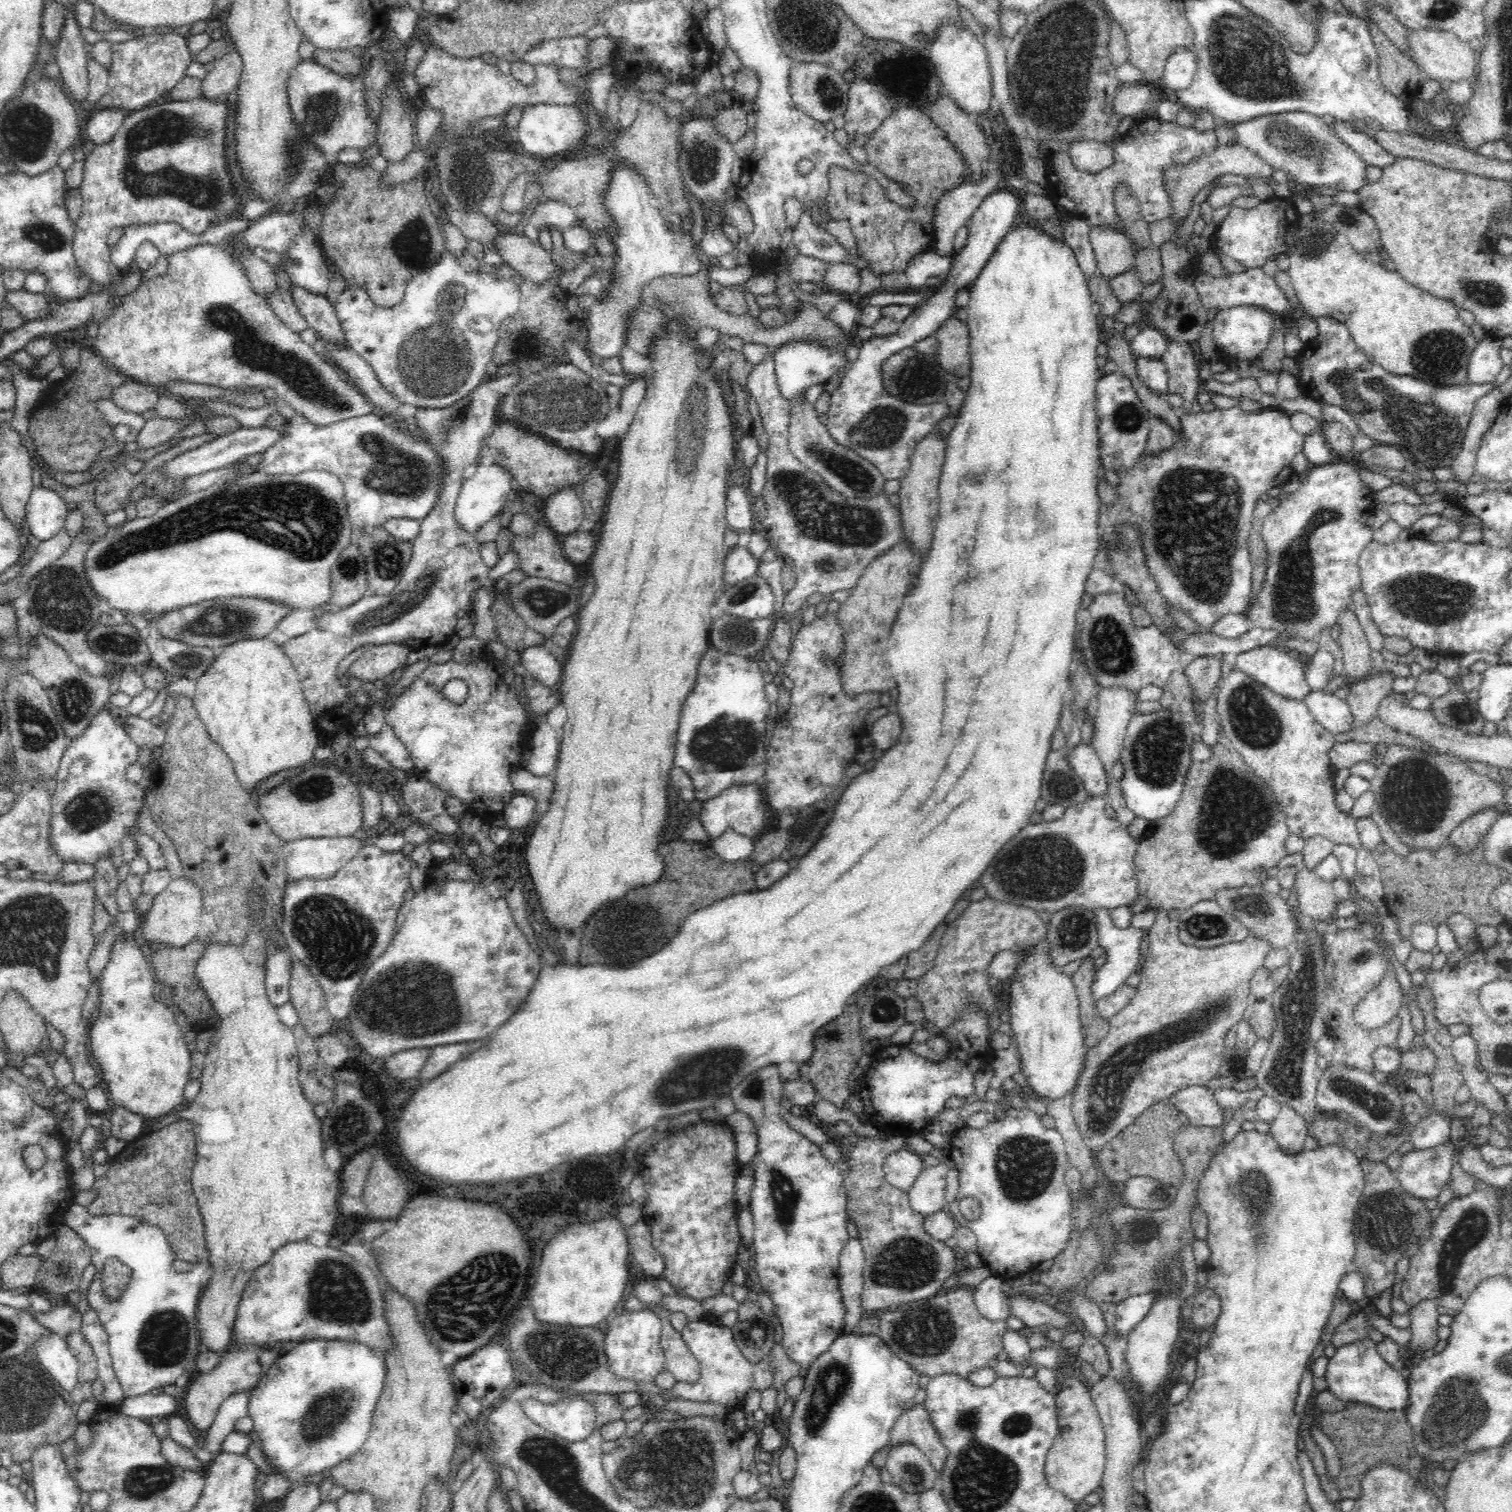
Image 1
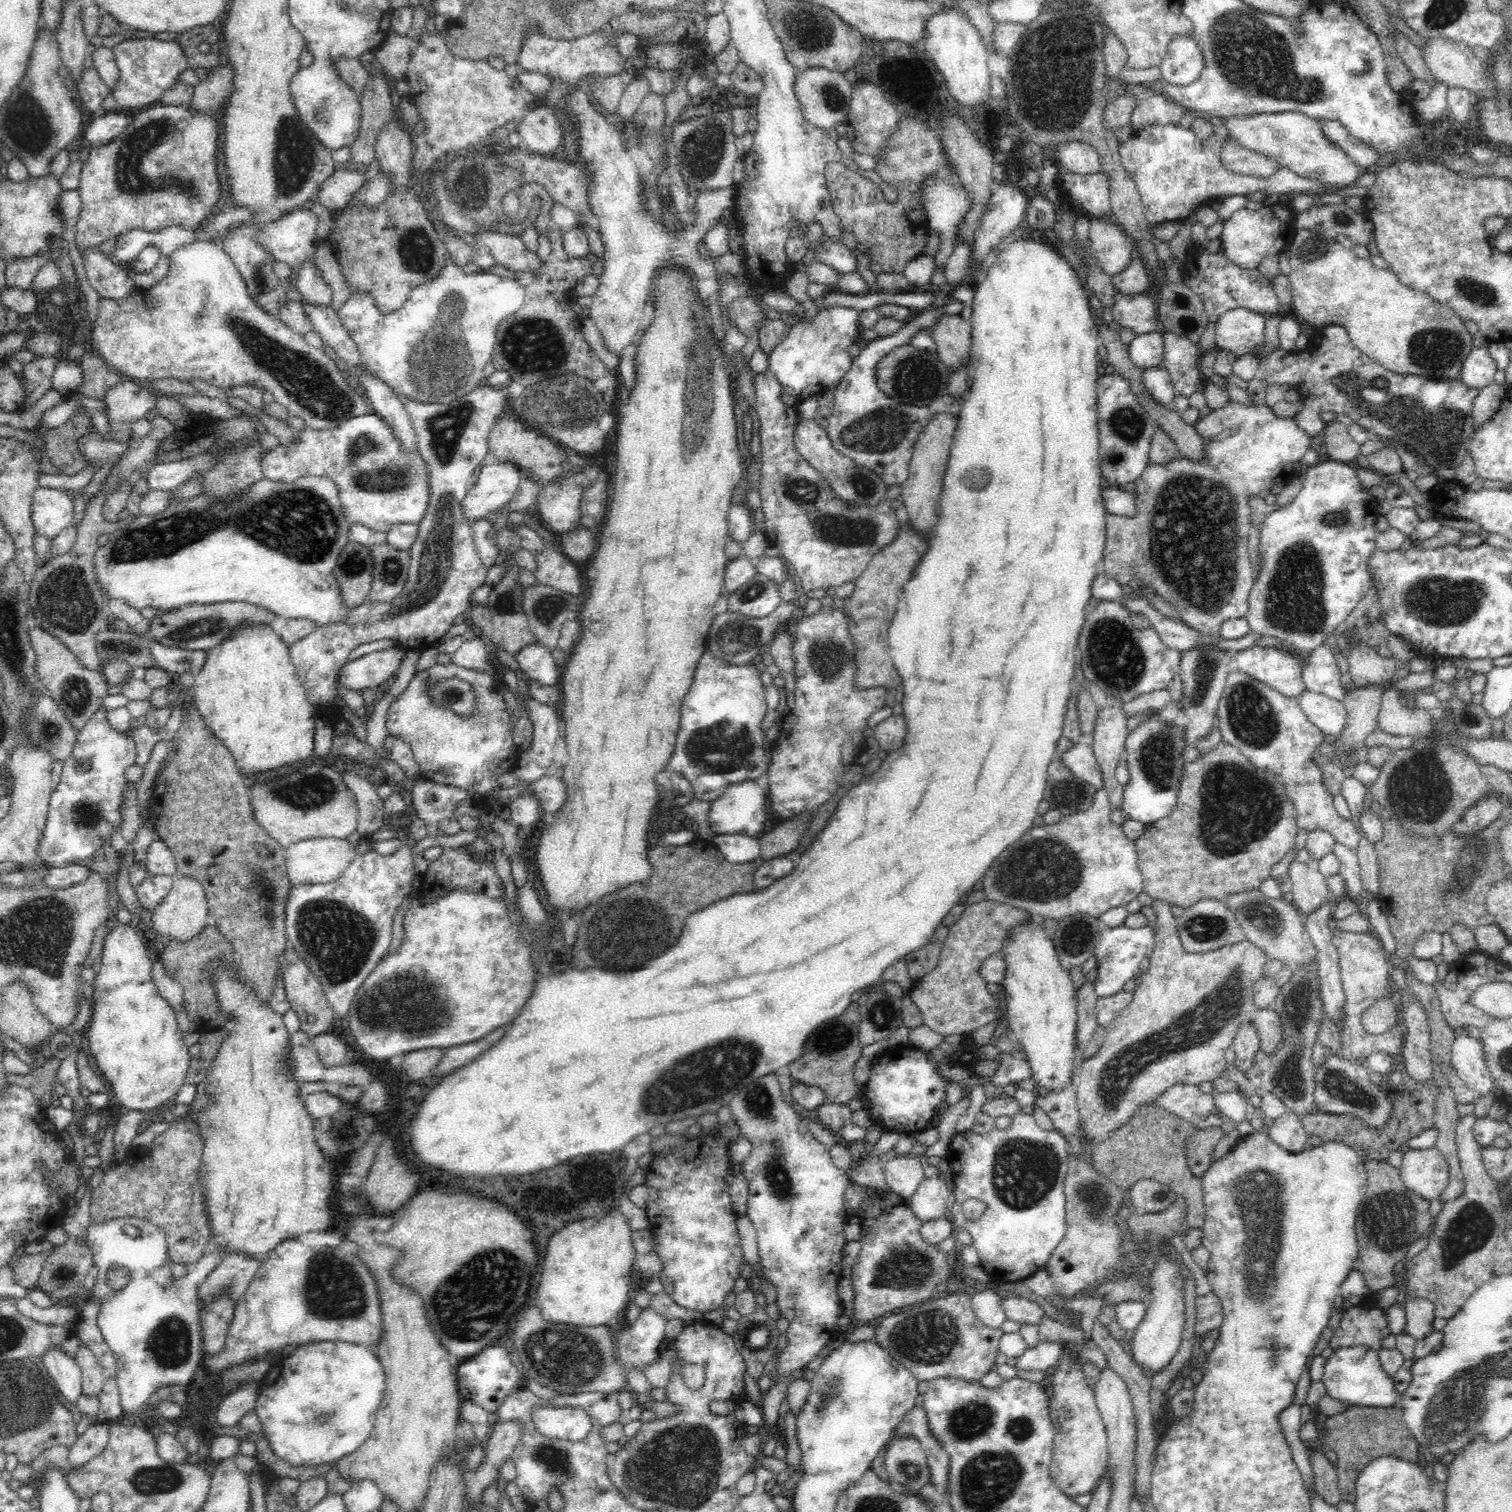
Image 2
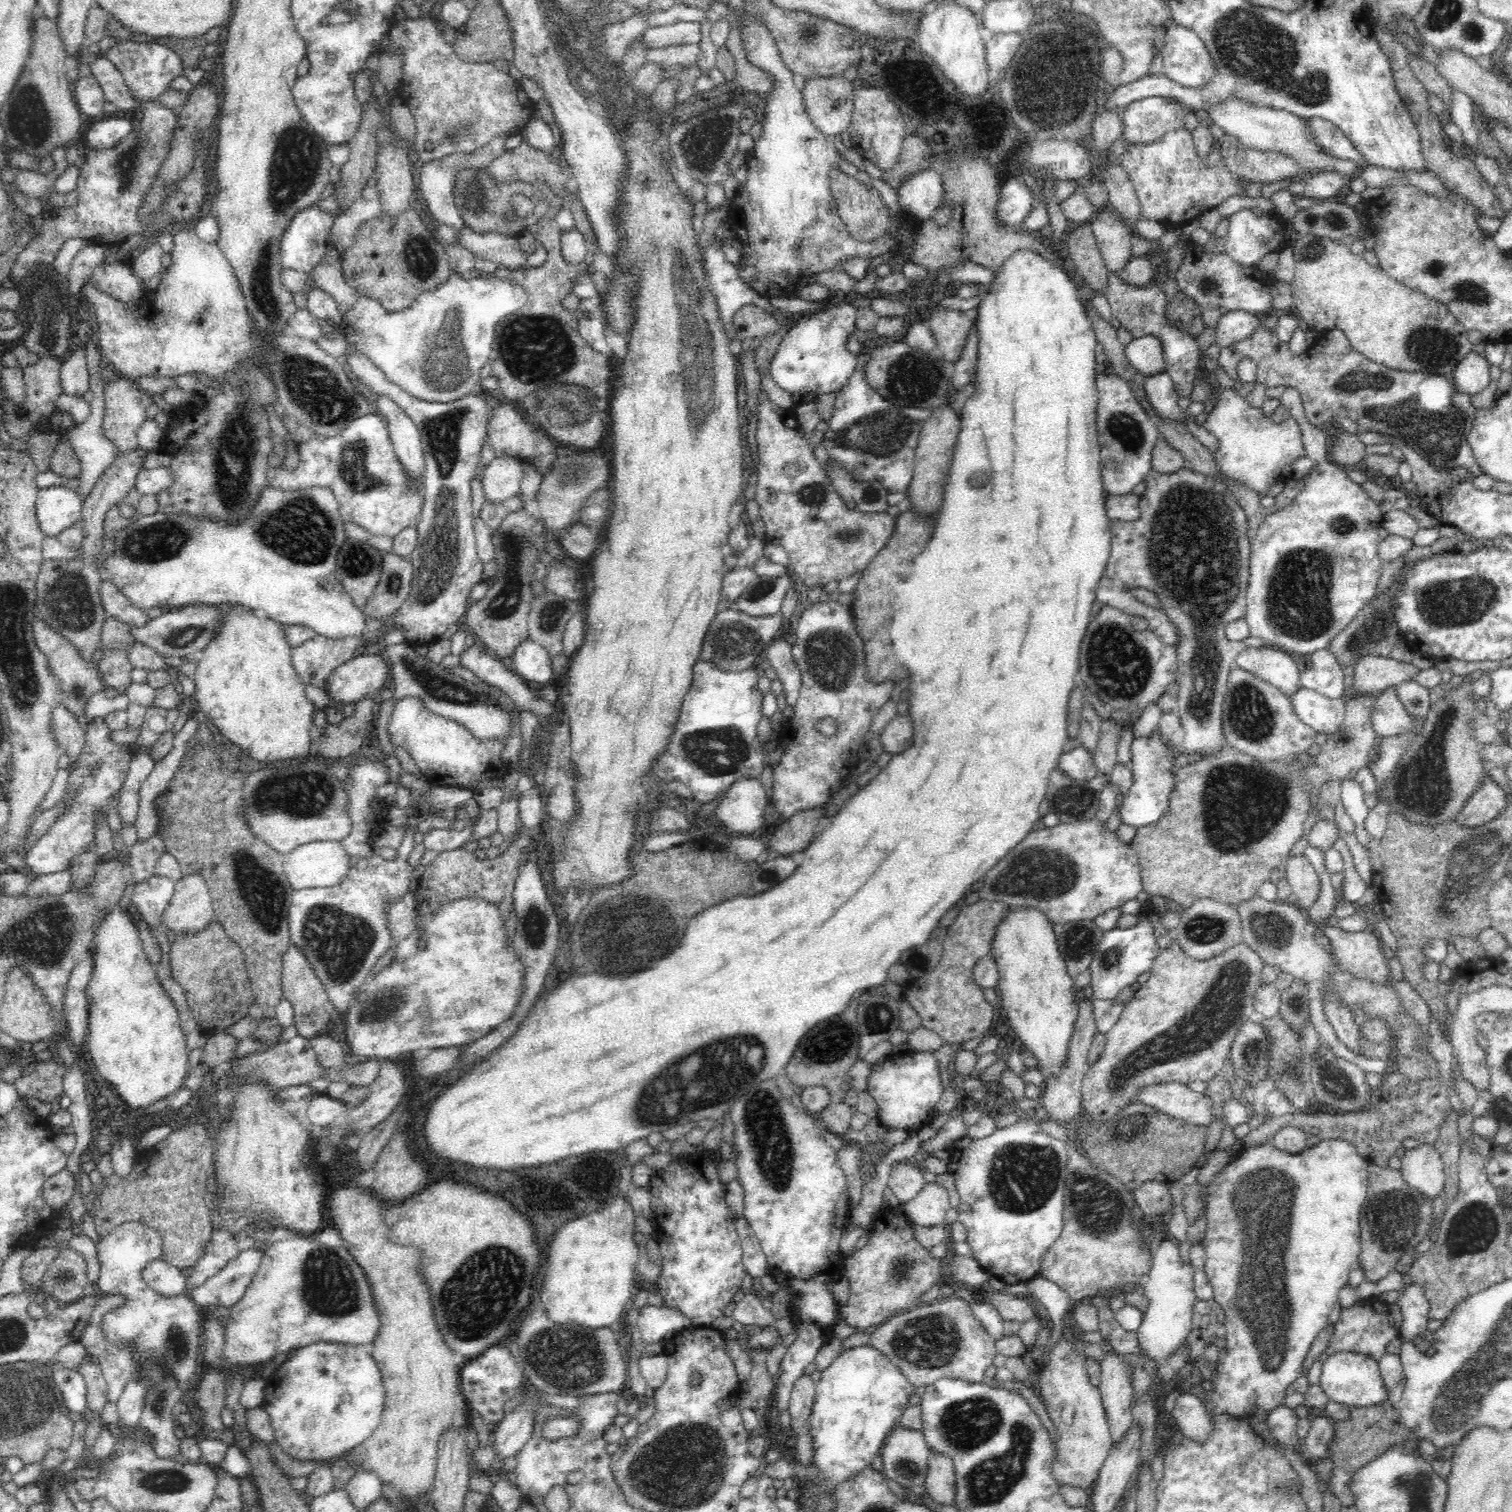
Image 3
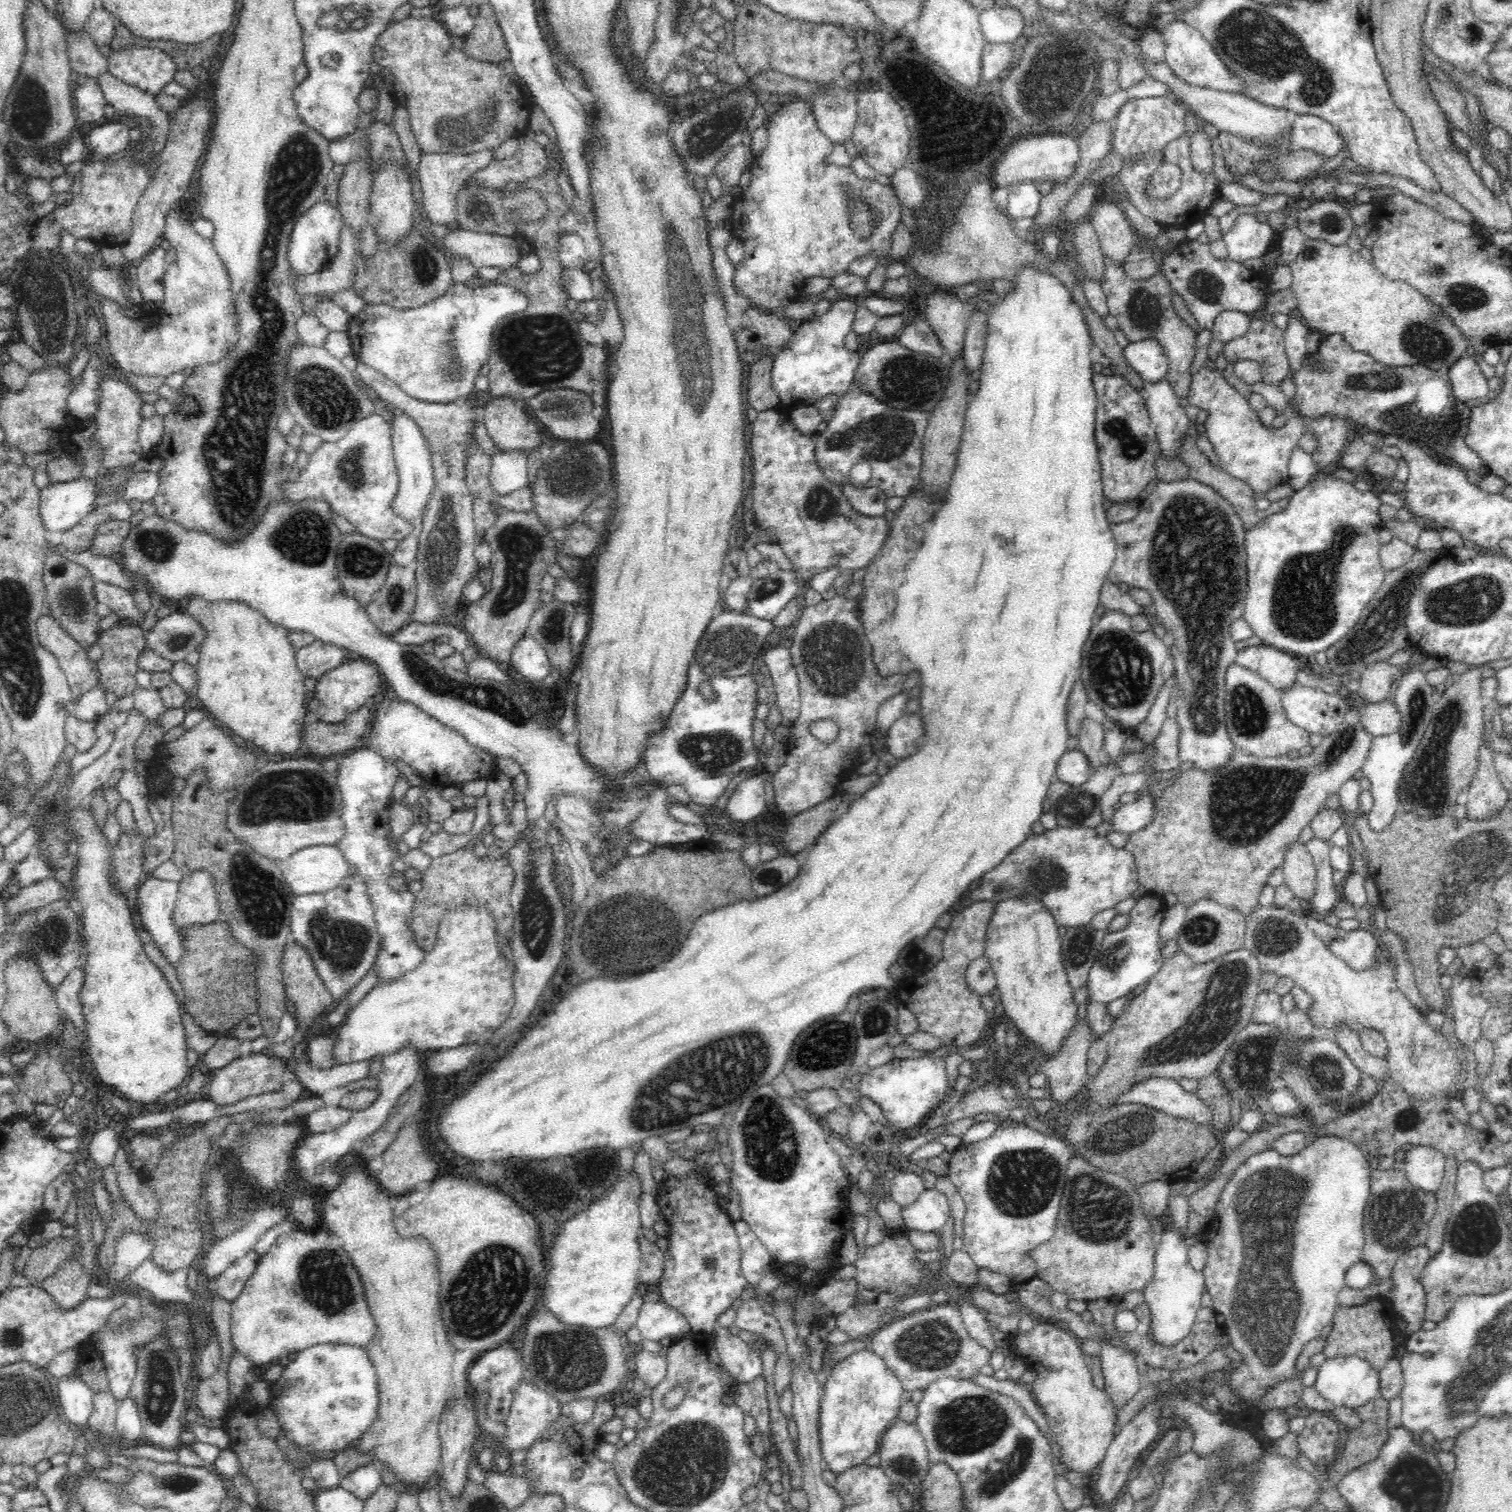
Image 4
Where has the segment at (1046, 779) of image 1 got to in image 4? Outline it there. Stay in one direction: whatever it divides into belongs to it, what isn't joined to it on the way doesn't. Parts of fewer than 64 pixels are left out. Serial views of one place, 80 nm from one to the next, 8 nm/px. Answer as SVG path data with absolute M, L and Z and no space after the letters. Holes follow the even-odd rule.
M1110 763L1108 765L1101 765L1090 778L1080 784L1080 786L1070 786L1065 782L1053 780L1048 788L1047 801L1051 804L1050 810L1055 814L1057 826L1075 826L1084 824L1085 826L1093 826L1096 828L1101 822L1104 821L1102 817L1102 807L1099 805L1099 799L1116 776L1120 774L1116 764Z

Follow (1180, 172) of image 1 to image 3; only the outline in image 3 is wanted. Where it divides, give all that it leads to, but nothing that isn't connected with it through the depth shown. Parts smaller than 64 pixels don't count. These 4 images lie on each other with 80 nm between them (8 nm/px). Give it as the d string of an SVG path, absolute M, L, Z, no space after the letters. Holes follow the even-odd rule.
M1224 133L1218 142L1227 169L1243 180L1263 184L1300 174L1294 160L1282 153L1247 149L1228 133Z

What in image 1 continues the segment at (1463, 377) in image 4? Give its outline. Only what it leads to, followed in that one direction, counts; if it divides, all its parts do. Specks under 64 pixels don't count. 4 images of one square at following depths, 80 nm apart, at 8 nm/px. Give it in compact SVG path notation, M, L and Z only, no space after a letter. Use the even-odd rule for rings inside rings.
M1486 337L1478 341L1469 358L1468 375L1472 384L1488 384L1494 382L1500 369L1504 366L1499 350L1502 341L1497 337Z

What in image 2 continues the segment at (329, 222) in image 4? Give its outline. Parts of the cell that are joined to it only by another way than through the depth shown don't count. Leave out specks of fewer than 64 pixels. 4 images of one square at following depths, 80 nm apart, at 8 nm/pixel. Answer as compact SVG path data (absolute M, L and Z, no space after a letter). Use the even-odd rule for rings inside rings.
M298 208L294 209L284 216L280 216L274 222L264 222L259 229L256 239L260 243L260 247L264 247L270 252L275 260L285 262L294 270L300 268L304 264L304 260L310 260L316 256L318 245L323 241L317 241L318 236L318 216L311 209Z

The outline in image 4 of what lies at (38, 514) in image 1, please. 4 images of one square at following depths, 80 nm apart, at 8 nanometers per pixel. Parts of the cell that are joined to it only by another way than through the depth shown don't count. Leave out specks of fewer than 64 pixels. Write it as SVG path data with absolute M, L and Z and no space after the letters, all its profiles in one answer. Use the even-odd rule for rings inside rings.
M81 477L72 482L50 484L41 490L40 497L39 515L42 524L47 531L64 533L90 514L99 498L99 487L97 480L87 480Z

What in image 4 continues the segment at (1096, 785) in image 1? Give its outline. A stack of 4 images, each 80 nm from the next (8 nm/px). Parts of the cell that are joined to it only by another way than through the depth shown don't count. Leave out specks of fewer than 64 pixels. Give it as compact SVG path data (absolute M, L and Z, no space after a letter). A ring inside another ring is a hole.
M1076 748L1071 751L1066 751L1060 757L1054 779L1065 782L1070 786L1080 786L1092 774L1094 774L1094 770L1091 768L1086 755Z

